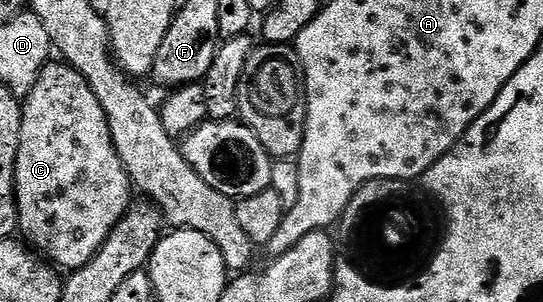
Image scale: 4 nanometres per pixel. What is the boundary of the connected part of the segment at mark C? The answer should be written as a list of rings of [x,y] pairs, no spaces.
[[[57,62],[45,64],[37,83],[22,99],[22,133],[16,158],[18,231],[21,236],[25,235],[25,240],[32,239],[31,246],[57,268],[68,267],[67,270],[73,272],[96,256],[118,221],[122,221],[128,206],[134,201],[134,186],[112,143],[107,115],[86,77],[68,63]]]

